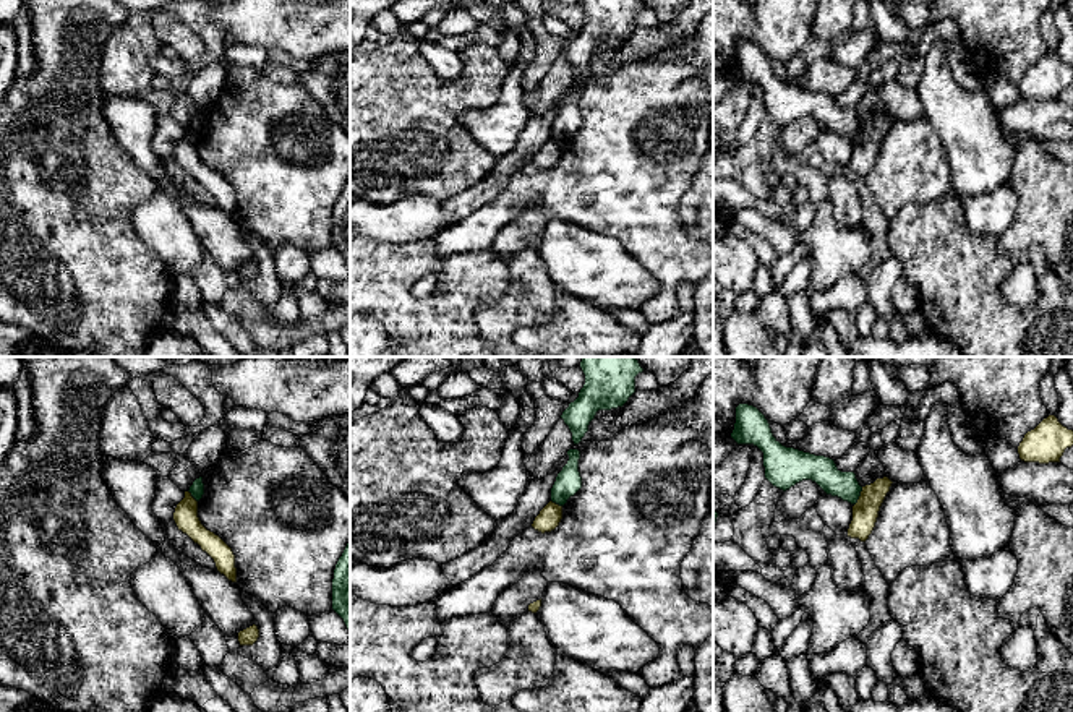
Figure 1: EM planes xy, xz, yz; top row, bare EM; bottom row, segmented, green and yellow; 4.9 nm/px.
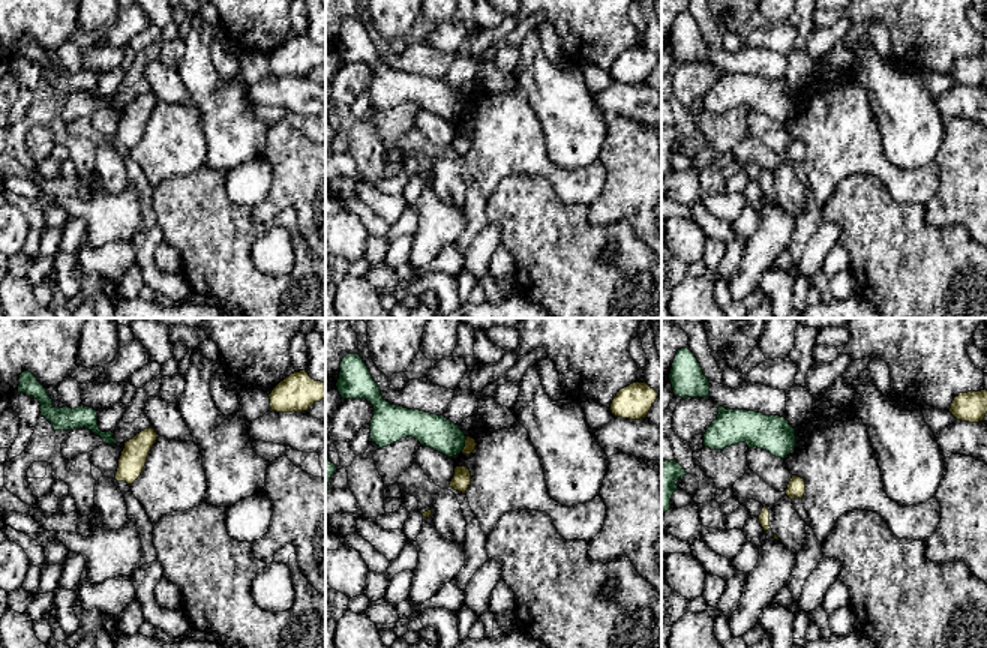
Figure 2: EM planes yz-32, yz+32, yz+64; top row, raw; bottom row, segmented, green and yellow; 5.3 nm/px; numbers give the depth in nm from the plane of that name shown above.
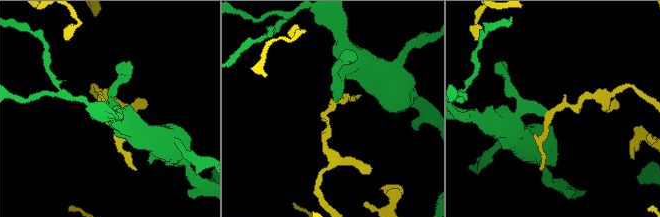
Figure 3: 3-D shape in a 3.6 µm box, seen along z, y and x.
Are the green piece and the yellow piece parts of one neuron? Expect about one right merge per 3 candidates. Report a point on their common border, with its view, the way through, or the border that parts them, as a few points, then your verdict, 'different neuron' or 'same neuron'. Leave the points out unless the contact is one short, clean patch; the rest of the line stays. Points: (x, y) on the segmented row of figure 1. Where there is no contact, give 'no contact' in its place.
contact yz (858, 497); border yz (863, 487), (854, 505); different neuron

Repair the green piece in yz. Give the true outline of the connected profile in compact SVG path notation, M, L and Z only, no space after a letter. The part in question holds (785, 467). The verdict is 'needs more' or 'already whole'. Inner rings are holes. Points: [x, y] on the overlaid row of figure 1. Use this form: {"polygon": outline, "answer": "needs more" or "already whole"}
{"polygon": "M754 405L736 407L731 438L737 444L754 444L763 453L765 478L786 491L802 480L815 482L827 495L856 504L862 487L854 472L841 472L835 461L783 446L772 433L765 415Z", "answer": "already whole"}

